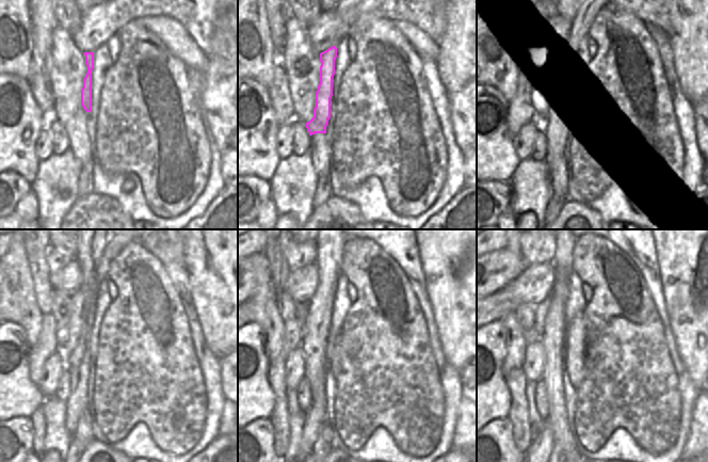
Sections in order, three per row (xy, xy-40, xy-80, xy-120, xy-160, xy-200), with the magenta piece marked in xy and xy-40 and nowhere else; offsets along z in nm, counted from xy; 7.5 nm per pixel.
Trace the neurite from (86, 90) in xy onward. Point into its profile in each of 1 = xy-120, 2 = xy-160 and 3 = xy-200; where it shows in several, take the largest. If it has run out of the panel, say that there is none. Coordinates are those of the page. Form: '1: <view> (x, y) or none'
1: xy-120 (77, 402)
2: xy-160 (316, 417)
3: xy-200 (543, 441)

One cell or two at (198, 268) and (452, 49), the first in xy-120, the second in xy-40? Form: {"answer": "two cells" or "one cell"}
{"answer": "one cell"}

